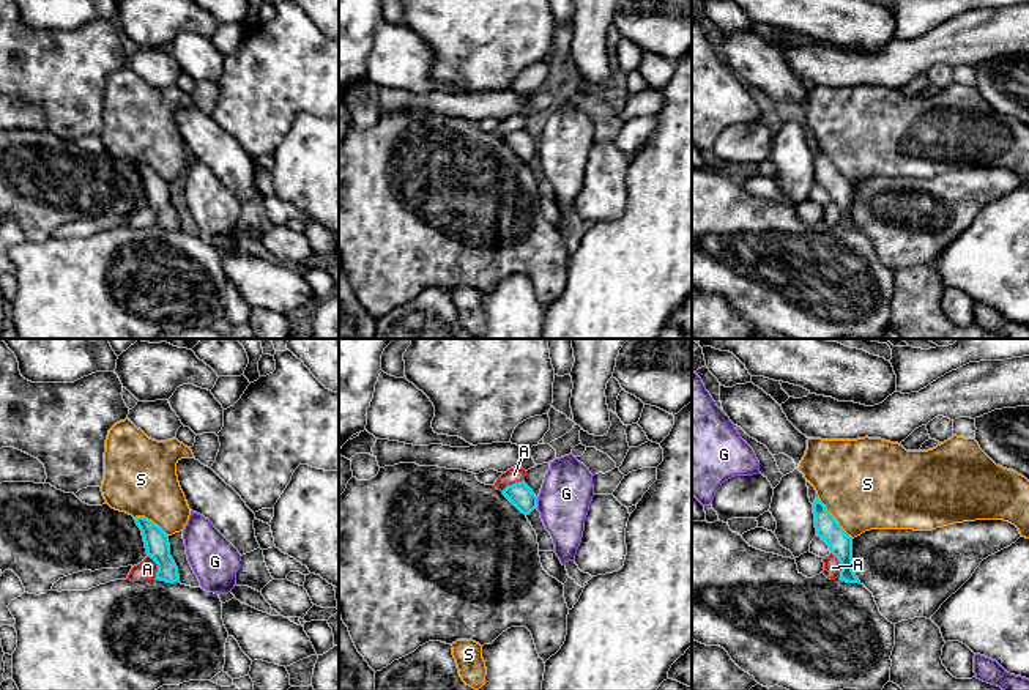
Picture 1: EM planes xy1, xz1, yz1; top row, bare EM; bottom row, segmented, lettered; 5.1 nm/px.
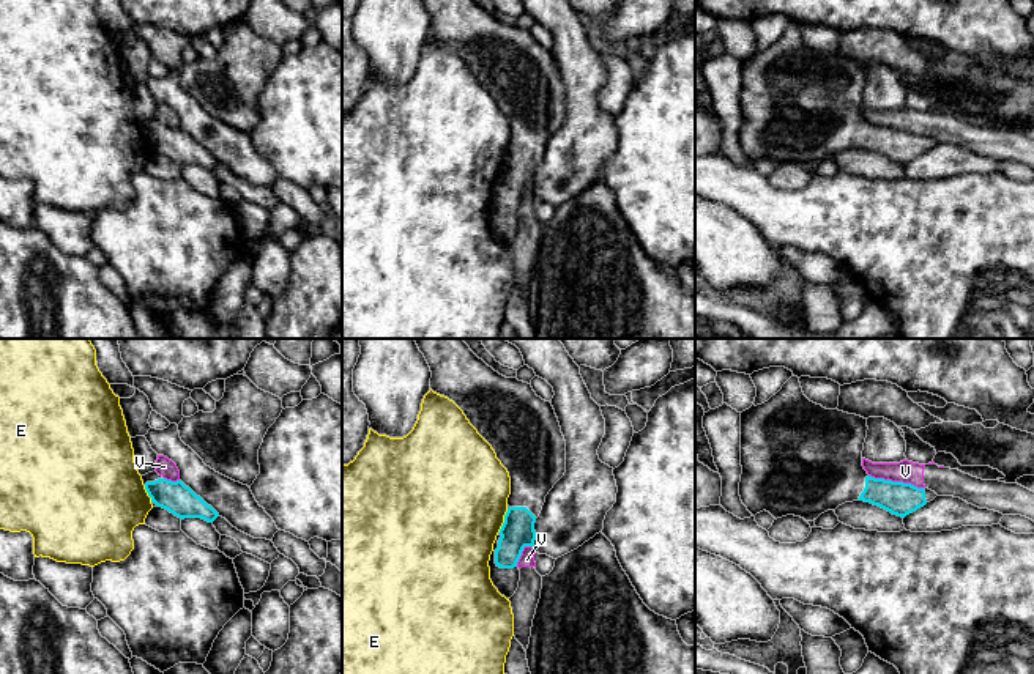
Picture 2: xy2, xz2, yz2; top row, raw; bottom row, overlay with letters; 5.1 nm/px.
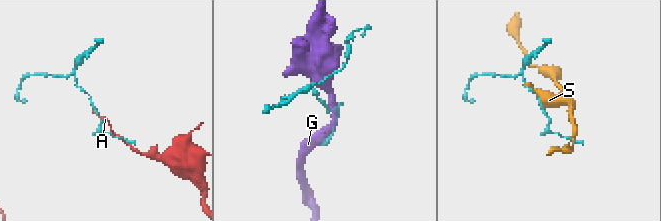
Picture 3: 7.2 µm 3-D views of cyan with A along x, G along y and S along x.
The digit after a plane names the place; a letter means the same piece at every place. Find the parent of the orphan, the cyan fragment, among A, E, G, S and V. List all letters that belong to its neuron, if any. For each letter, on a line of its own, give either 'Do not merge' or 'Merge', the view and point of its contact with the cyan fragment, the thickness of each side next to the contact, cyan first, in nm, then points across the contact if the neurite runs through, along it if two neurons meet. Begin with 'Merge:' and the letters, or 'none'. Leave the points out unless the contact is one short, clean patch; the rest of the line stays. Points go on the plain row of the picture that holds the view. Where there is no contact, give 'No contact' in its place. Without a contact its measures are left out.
Merge: none
A: Do not merge. Touches cyan at yz1 (840, 211). Thickness 120 nm (cyan) against 80 nm. Boundary: yz1 (831, 199), (839, 210), (840, 224)
E: Do not merge. Touches cyan at xz2 (505, 167). Thickness 170 nm (cyan) against 480 nm. Boundary: xz2 (508, 156), (498, 178)
G: Do not merge. Touches cyan at xz1 (536, 150). Thickness 120 nm (cyan) against 260 nm. Boundary: xz1 (536, 144), (538, 155)
S: Do not merge. Touches cyan at yz1 (834, 166). Thickness 120 nm (cyan) against 460 nm
V: Do not merge. Touches cyan at yz2 (907, 131). Thickness 170 nm (cyan) against 120 nm. Boundary: yz2 (889, 126), (910, 129), (922, 136)

